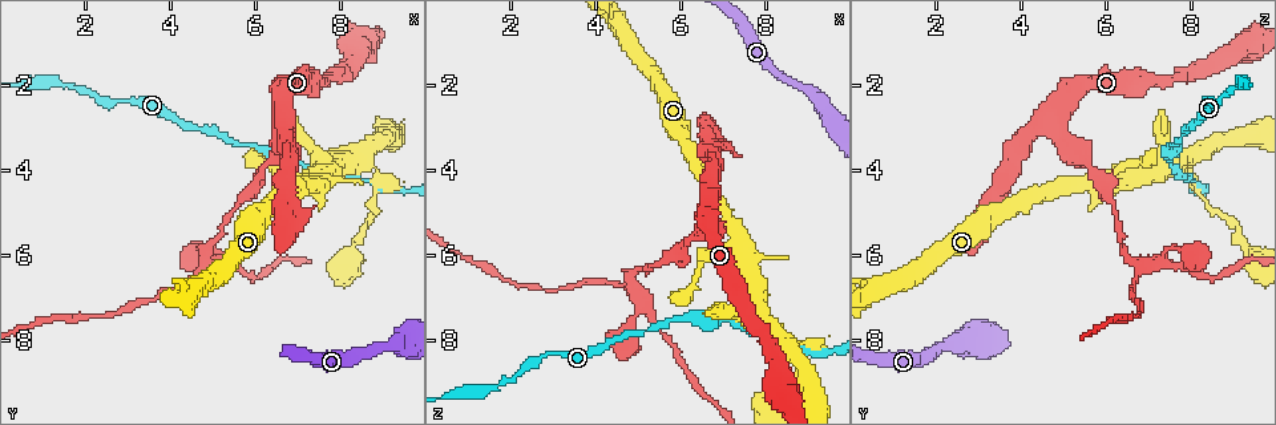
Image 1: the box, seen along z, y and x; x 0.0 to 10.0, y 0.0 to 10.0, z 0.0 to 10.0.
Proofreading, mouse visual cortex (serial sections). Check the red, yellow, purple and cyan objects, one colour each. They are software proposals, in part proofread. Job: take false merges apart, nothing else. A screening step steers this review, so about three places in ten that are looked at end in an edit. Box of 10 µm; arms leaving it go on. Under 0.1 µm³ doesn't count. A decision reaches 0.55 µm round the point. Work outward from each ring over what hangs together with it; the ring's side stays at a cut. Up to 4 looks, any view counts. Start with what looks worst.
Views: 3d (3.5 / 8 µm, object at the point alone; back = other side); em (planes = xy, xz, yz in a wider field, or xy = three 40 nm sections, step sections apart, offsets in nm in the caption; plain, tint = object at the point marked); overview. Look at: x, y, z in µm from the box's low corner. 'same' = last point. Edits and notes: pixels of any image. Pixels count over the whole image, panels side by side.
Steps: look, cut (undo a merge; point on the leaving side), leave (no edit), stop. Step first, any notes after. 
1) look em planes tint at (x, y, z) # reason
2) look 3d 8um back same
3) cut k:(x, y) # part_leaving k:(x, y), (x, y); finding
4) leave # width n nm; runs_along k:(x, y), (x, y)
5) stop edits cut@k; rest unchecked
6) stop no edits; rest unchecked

look 3d 3.5um back at (7.35, 4.35, 6.00) # branch point

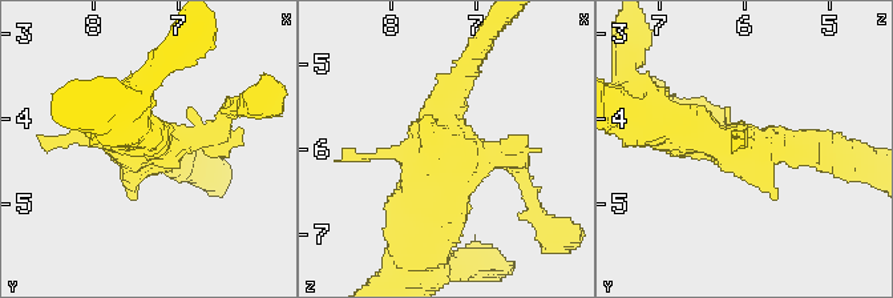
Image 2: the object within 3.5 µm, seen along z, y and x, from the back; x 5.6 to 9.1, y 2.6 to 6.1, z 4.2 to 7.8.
look em xy step 3 tint at (7.40, 4.35, 6.05)

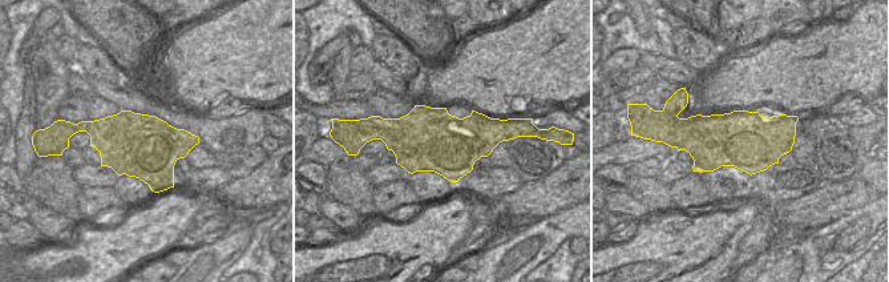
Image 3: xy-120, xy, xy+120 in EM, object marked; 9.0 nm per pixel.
leave # runs_along 2:(465, 68), (440, 109), (424, 229); continuous, no second cell

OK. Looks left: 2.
look 3d 3.5um at (6.80, 2.90, 4.65) # branch point

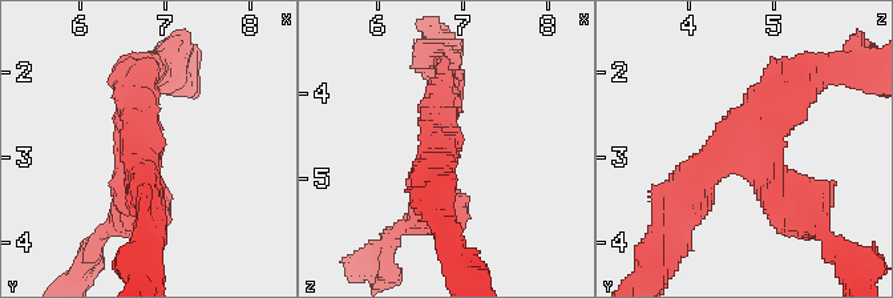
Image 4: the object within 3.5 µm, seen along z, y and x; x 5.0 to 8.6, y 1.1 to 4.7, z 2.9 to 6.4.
look em planes tint at (6.75, 2.90, 4.60) # arms 3; arm_widths 400, 450, 450 nm; shape alone is not enough

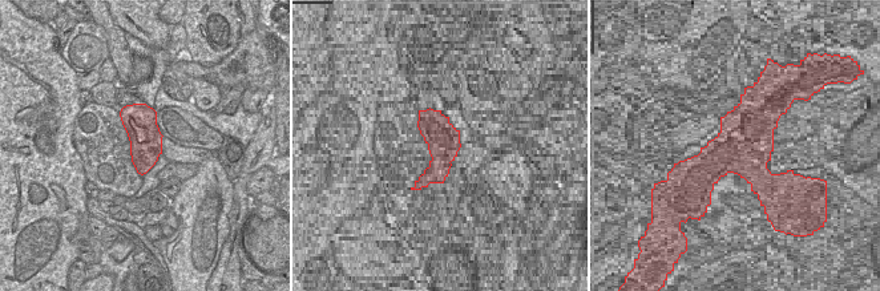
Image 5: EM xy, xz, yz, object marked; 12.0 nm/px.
cut 4:(828, 202) # width 380 nm; part_leaving 4:(775, 194), (796, 198), (857, 272); a second cell is stuck on

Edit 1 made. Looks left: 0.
stop edits cut@4; rest unchecked

